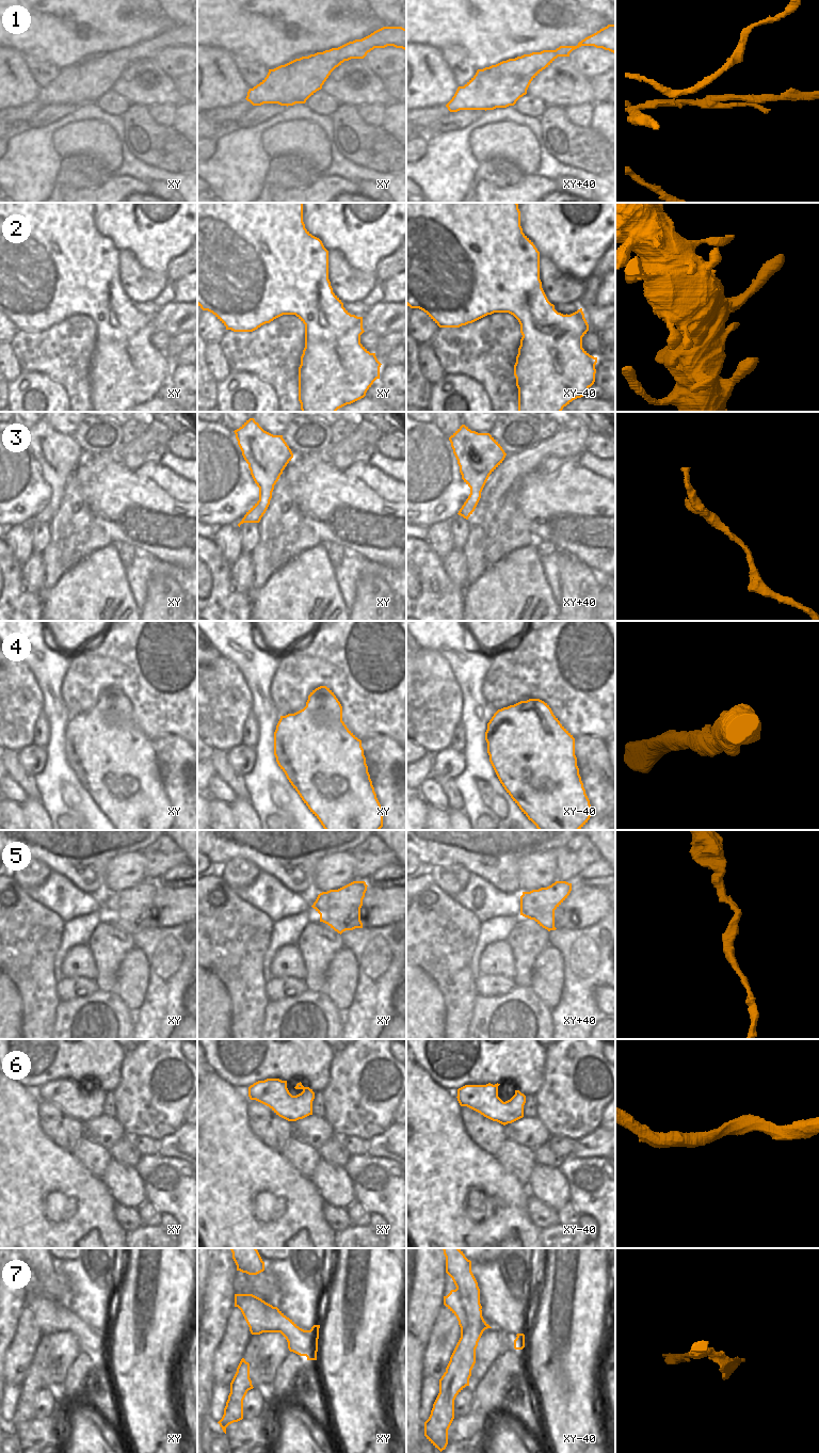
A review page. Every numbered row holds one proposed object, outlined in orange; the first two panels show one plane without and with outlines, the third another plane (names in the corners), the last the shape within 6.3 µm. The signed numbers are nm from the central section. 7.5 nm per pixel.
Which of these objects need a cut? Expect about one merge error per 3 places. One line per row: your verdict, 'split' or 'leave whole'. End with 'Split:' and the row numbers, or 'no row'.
1: split
2: leave whole
3: leave whole
4: leave whole
5: split
6: leave whole
7: split
Split: 1, 5, 7

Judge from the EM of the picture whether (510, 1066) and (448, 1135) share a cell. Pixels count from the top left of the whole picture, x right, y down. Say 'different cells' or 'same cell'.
different cells

